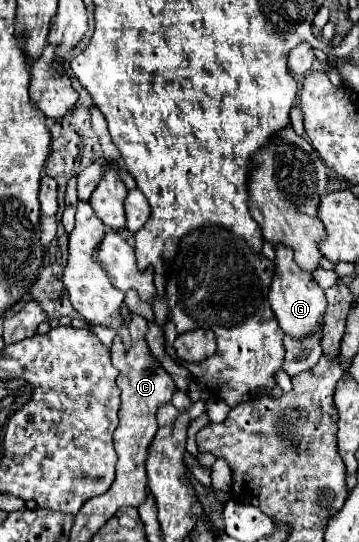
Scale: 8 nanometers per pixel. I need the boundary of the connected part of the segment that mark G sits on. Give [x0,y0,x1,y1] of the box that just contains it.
[268,245,326,337]

